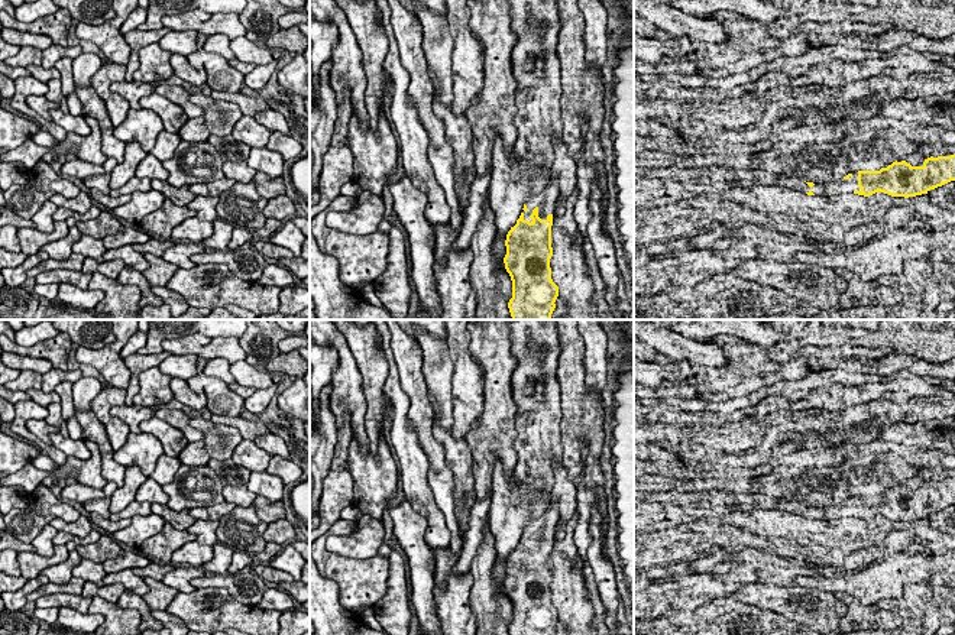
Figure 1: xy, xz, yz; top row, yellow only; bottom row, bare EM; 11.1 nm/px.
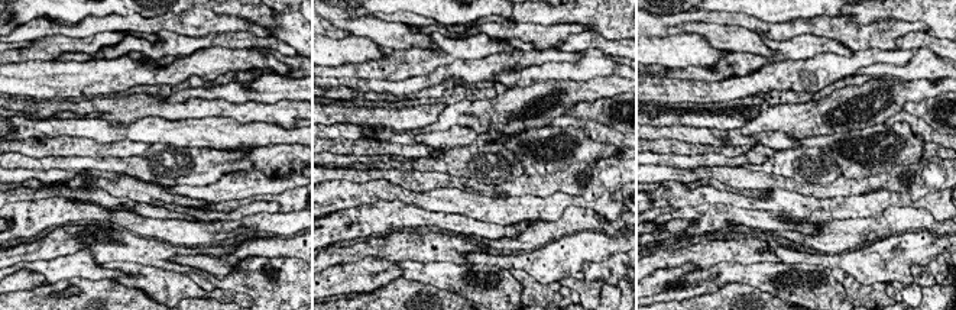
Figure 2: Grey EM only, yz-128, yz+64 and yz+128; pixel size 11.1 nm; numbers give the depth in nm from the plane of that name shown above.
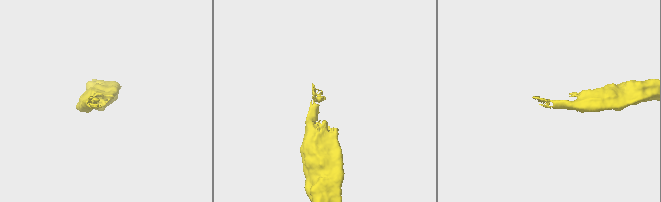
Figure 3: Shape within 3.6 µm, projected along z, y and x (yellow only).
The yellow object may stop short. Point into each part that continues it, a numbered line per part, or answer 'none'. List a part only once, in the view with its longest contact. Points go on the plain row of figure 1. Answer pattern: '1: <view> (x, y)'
1: xz (538, 437)

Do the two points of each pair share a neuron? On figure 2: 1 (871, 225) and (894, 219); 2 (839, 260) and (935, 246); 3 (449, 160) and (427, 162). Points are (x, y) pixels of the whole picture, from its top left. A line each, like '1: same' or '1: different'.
1: same
2: same
3: same

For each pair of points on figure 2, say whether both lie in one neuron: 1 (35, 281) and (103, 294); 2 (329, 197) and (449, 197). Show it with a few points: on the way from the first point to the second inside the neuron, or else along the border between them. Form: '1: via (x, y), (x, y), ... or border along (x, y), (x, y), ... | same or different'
1: border along (48, 283), (29, 290), (15, 291) | different
2: via (359, 193), (399, 193), (418, 199) | same

